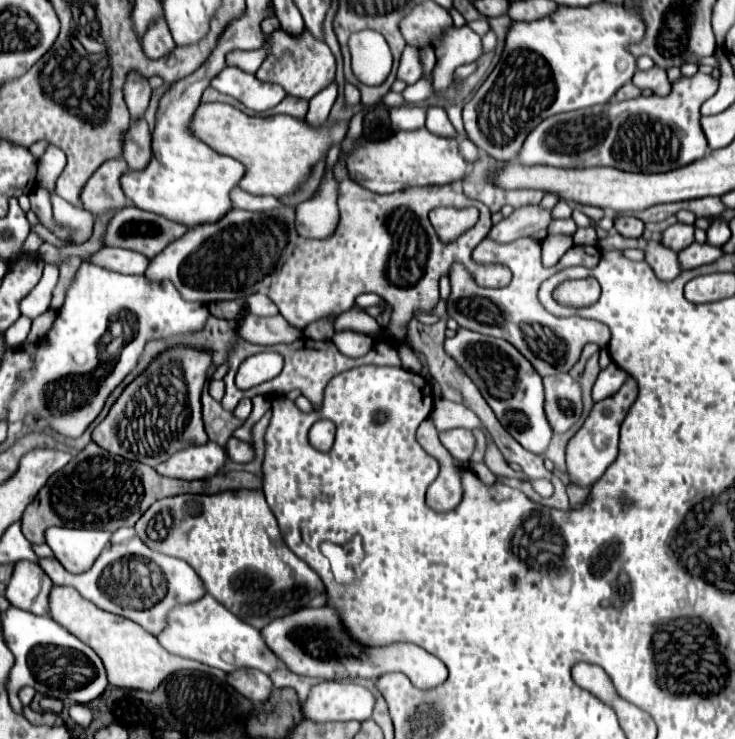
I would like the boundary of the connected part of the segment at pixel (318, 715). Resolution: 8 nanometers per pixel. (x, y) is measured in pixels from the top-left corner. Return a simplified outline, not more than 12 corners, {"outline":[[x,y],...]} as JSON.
{"outline":[[322,681],[302,703],[314,723],[366,721],[374,695]]}

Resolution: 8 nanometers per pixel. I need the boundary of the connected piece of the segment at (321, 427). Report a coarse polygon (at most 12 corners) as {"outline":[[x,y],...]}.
{"outline":[[322,419],[310,429],[310,443],[330,451],[336,426]]}

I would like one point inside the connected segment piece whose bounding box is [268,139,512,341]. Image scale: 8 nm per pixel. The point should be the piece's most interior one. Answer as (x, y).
(384, 244)

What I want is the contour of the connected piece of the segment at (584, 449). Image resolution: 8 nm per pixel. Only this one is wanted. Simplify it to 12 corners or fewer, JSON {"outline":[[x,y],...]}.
{"outline":[[628,379],[594,403],[568,441],[566,473],[590,487],[618,455],[618,431],[636,401]]}

